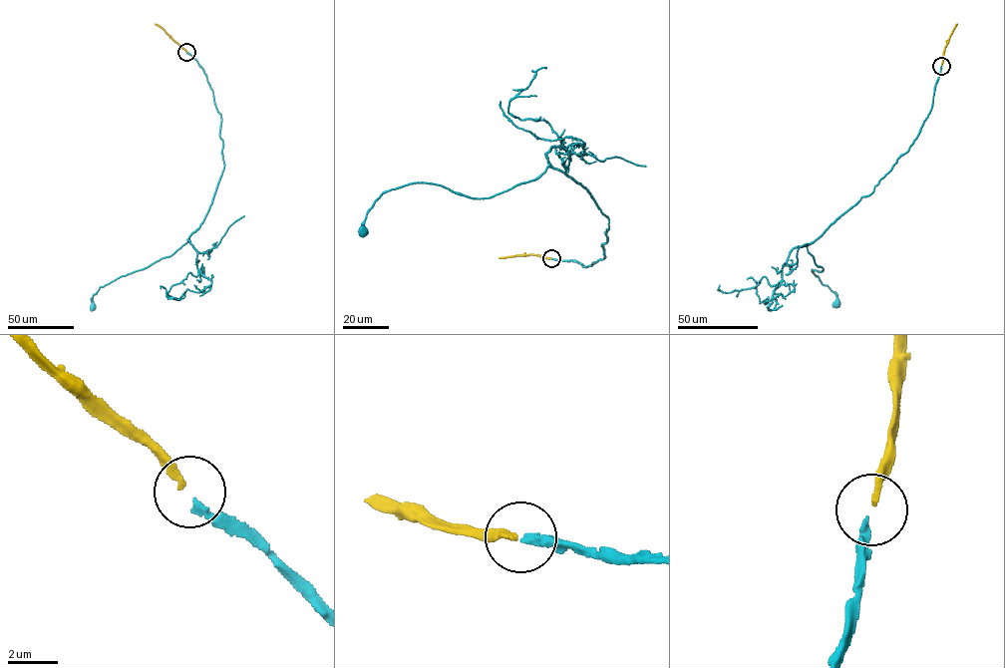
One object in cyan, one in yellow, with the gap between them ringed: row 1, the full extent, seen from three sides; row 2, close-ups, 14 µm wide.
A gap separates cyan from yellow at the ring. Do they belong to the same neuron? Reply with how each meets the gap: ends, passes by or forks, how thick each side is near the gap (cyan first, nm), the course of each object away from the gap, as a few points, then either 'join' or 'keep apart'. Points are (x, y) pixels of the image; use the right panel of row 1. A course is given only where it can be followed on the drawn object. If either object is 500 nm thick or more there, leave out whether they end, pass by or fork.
cyan ends | yellow ends | 260/240 nm | cyan via (941, 66), (932, 107), (908, 150), (873, 191), (807, 246), (824, 268), (813, 271), (836, 294), (837, 304) | yellow via (941, 65), (944, 48), (957, 24) | join

